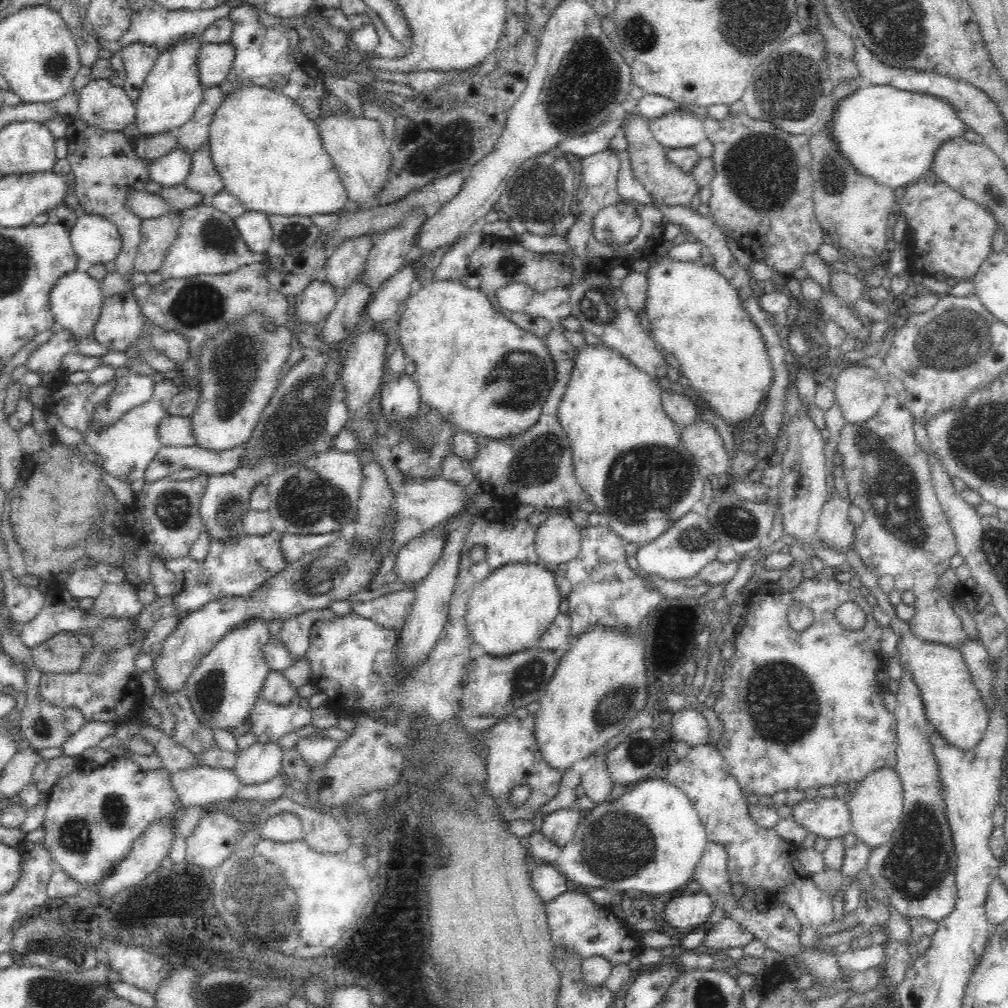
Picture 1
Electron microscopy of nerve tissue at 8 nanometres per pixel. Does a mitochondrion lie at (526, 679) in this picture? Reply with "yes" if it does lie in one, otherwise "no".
yes

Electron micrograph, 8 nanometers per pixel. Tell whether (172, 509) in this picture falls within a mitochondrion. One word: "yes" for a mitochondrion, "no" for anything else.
yes

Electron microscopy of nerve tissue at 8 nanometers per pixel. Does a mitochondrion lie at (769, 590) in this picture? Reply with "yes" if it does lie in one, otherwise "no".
no

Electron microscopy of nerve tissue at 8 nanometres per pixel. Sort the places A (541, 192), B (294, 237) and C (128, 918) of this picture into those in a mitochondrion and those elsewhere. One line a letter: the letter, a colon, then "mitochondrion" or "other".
A: mitochondrion
B: mitochondrion
C: other

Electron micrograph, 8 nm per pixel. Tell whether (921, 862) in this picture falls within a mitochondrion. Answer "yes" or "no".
yes

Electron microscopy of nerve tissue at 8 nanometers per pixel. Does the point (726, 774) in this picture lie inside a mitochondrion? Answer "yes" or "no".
no

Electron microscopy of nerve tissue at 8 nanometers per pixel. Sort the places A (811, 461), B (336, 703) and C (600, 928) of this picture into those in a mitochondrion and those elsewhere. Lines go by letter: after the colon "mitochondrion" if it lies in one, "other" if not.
A: other
B: other
C: other

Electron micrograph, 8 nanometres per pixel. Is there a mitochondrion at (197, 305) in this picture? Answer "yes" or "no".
yes

